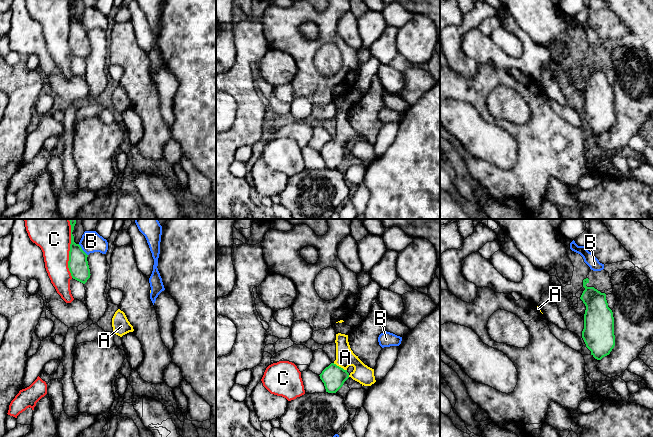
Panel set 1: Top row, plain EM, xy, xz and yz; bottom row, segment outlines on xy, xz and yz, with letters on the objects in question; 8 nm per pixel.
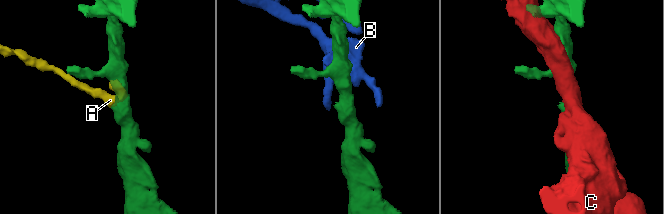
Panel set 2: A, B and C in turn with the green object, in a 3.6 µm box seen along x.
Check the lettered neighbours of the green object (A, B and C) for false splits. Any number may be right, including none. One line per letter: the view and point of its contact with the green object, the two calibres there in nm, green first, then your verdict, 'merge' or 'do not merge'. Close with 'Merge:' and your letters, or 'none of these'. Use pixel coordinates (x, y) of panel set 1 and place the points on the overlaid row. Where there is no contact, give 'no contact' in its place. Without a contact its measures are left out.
A: xz (340, 367) | 190/150 nm | merge
B: xy (82, 250) | 160/170 nm | do not merge
C: xy (70, 248) | 160/340 nm | do not merge
Merge: A

